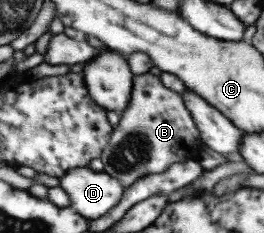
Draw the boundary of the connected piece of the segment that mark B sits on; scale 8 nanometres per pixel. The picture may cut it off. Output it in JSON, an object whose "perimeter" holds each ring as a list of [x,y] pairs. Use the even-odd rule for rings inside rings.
{"perimeter":[[[150,72],[137,74],[133,87],[132,105],[113,131],[109,149],[103,153],[104,173],[113,174],[127,189],[144,175],[163,173],[173,163],[199,161],[201,131],[182,94],[165,88],[159,77]]]}

